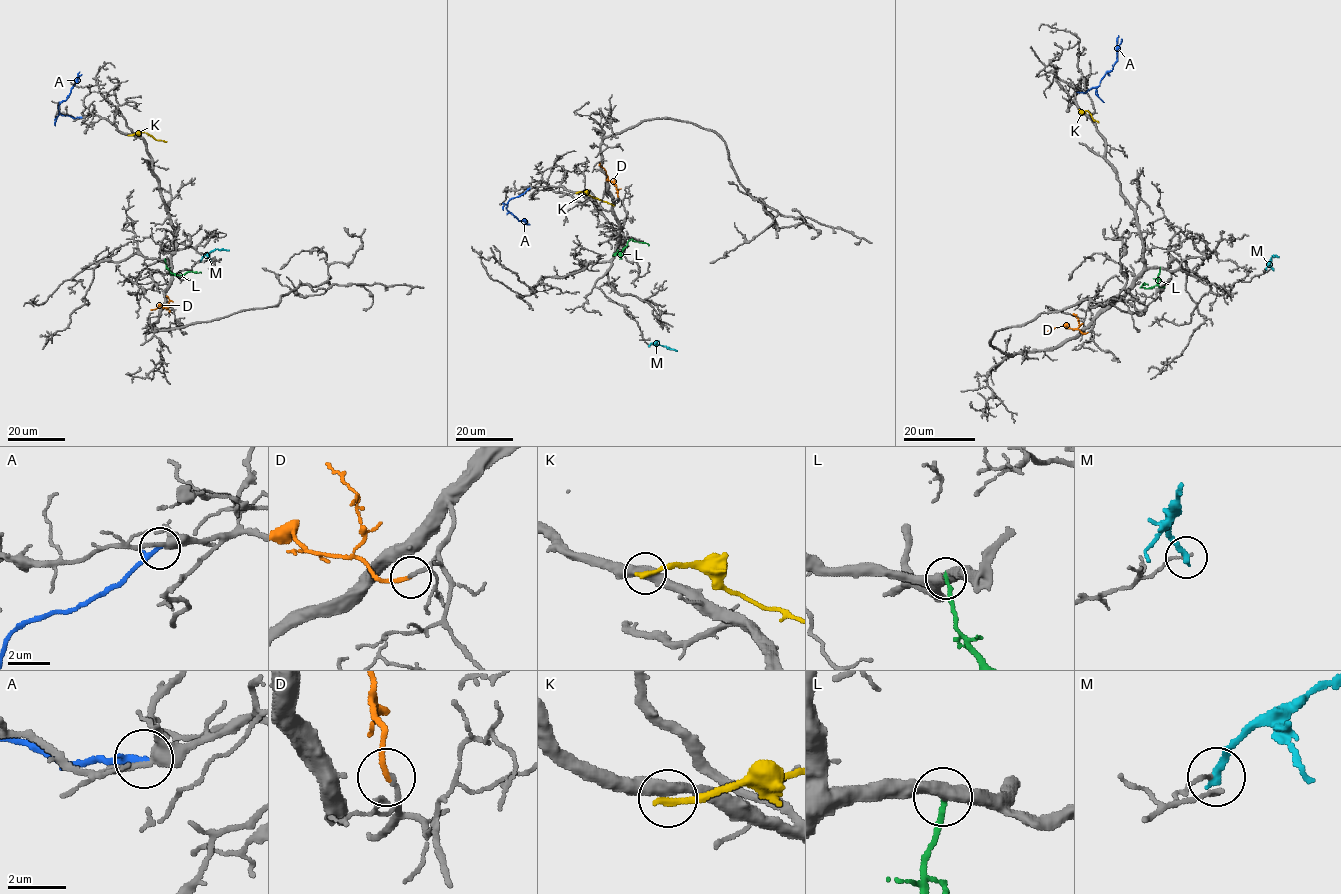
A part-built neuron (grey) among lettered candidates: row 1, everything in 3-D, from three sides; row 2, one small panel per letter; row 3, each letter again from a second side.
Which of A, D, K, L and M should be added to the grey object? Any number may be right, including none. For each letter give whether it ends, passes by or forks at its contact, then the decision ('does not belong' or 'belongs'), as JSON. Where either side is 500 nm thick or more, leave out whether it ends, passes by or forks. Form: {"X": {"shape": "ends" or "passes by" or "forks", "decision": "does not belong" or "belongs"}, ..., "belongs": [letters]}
{"A": {"shape": "ends", "decision": "does not belong"}, "D": {"shape": "ends", "decision": "belongs"}, "K": {"shape": "ends", "decision": "does not belong"}, "L": {"decision": "does not belong"}, "M": {"shape": "ends", "decision": "does not belong"}, "belongs": ["D"]}

